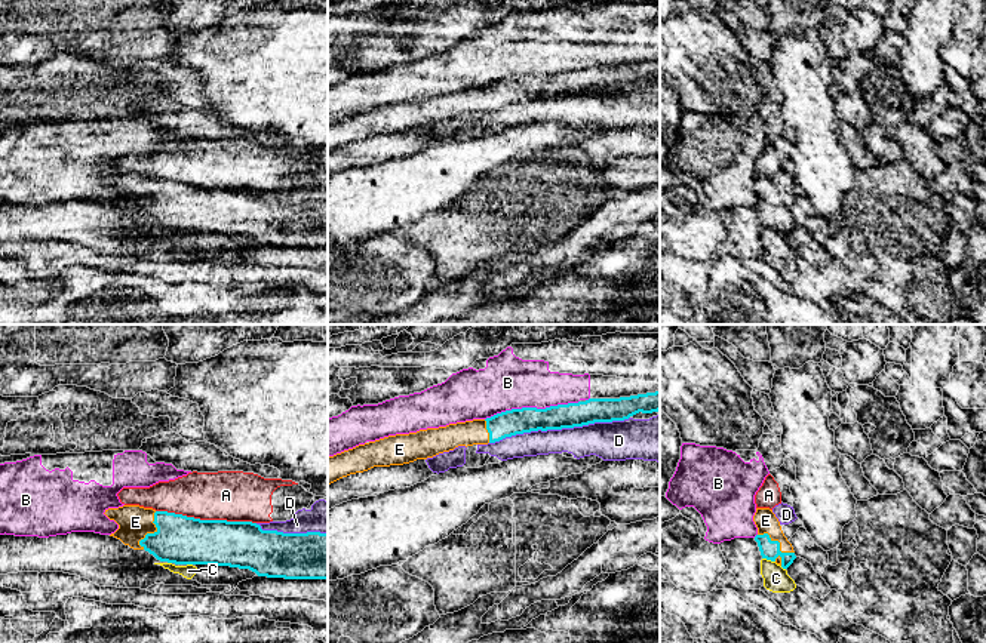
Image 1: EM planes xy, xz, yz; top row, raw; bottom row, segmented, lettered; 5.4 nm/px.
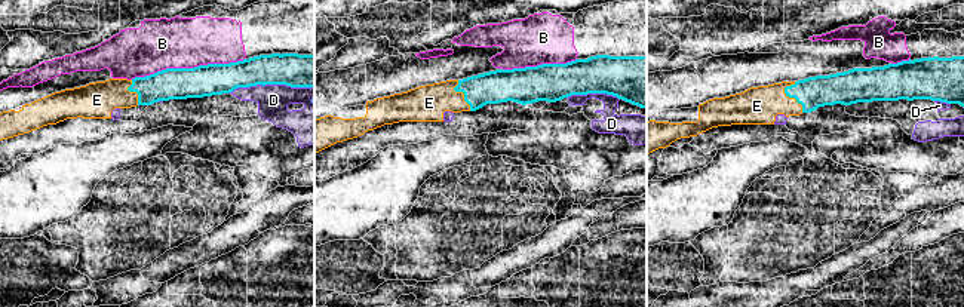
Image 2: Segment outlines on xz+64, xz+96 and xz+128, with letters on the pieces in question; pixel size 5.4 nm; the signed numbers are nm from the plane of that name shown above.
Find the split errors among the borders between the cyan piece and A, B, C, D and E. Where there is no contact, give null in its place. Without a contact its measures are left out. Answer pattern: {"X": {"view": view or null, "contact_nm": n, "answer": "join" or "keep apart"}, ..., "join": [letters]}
{"A": {"view": "xy", "contact_nm": 550, "answer": "keep apart"}, "B": {"view": "xz", "contact_nm": 500, "answer": "keep apart"}, "C": {"view": "yz", "contact_nm": 80, "answer": "keep apart"}, "D": {"view": "xz", "contact_nm": 750, "answer": "keep apart"}, "E": {"view": "xy", "contact_nm": 220, "answer": "join"}, "join": ["E"]}

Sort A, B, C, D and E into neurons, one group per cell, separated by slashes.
A / B / C / D / E

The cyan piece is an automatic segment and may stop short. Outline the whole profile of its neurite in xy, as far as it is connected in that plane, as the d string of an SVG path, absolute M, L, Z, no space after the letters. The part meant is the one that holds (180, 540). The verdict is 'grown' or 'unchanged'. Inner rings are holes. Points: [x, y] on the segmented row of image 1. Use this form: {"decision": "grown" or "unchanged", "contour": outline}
{"decision": "grown", "contour": "M139 505L108 508L104 514L119 524L110 536L133 550L145 550L160 562L230 566L267 578L328 579L328 533L262 530L252 522L200 520Z"}

